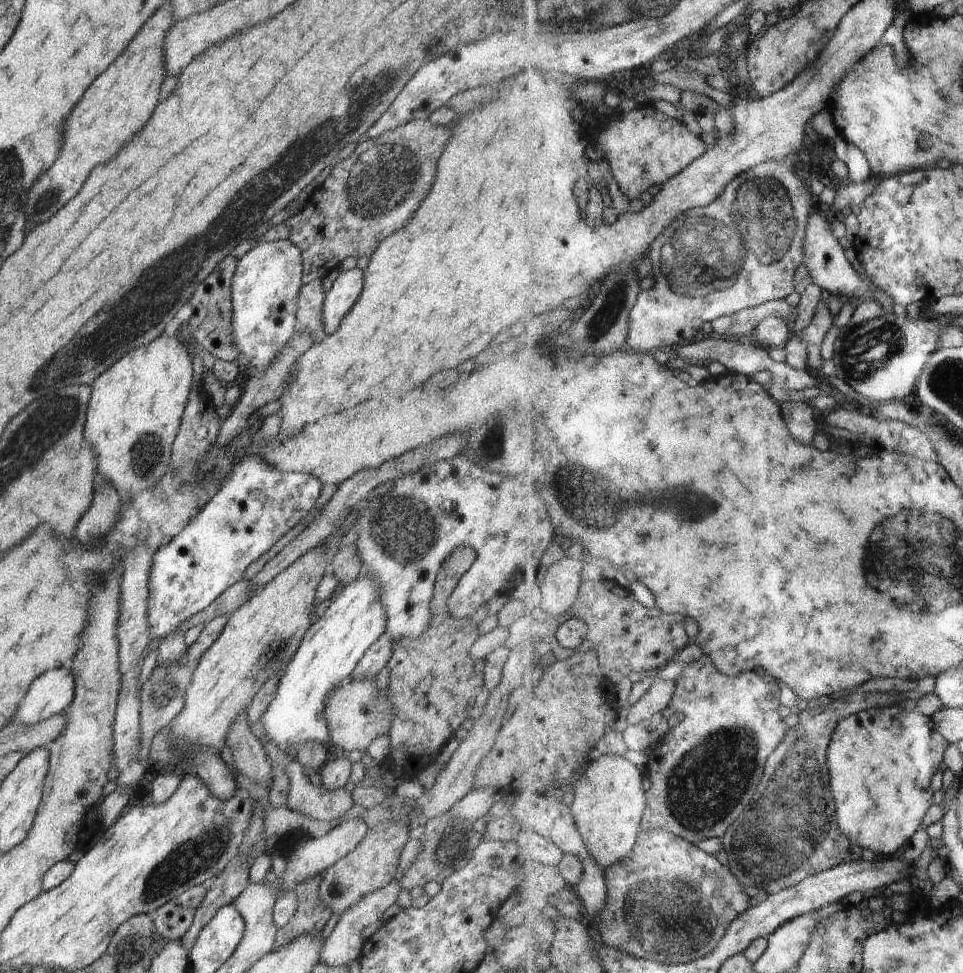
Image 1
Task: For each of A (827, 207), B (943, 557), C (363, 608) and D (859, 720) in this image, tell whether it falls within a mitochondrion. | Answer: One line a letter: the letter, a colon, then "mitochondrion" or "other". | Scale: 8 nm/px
A: other
B: mitochondrion
C: other
D: other

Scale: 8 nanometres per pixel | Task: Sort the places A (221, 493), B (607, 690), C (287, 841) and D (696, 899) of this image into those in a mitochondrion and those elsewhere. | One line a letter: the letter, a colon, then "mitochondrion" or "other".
A: other
B: other
C: other
D: mitochondrion

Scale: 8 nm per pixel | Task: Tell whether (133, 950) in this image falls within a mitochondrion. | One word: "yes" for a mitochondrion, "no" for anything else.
yes

